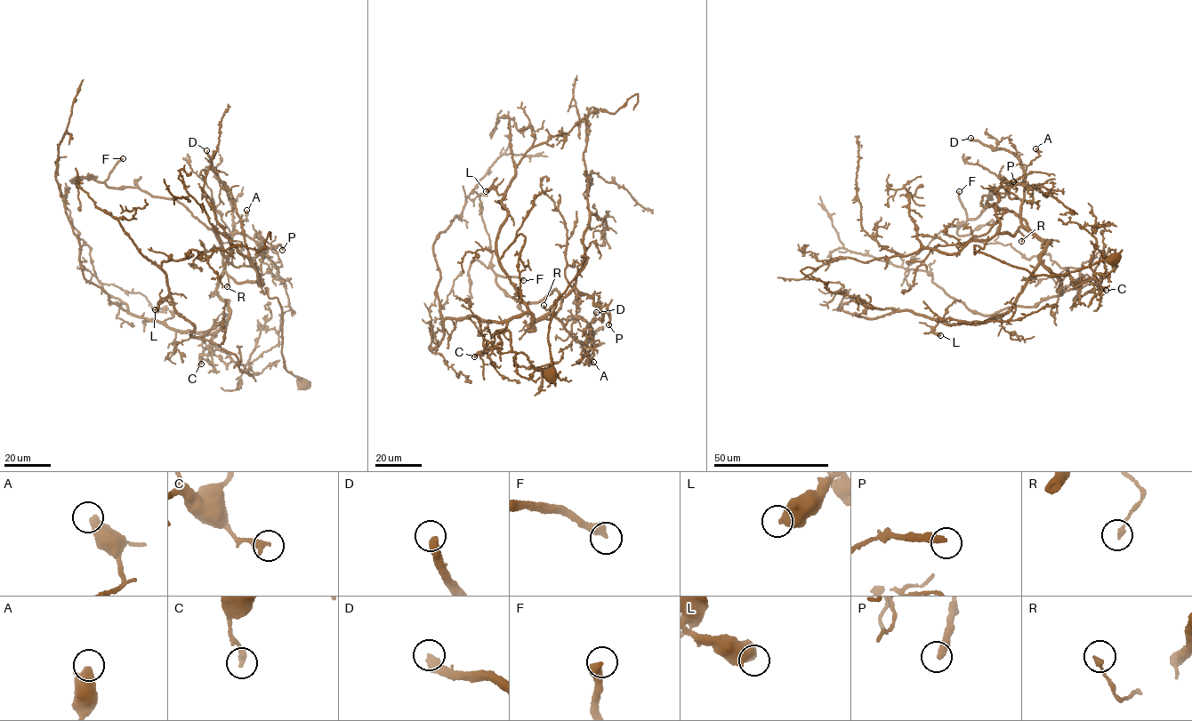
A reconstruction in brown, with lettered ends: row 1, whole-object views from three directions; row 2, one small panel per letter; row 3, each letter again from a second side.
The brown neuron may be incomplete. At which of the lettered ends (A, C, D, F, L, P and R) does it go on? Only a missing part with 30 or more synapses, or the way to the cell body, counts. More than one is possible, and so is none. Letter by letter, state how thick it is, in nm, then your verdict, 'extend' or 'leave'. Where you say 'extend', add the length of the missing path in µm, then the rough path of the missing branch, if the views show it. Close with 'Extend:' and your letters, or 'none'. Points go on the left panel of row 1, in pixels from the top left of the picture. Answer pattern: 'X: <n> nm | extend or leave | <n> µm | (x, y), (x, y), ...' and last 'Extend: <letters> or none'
A: 500 nm | leave
C: 320 nm | leave
D: 420 nm | leave
F: 480 nm | leave
L: 550 nm | leave
P: 360 nm | leave
R: 200 nm | leave
Extend: none

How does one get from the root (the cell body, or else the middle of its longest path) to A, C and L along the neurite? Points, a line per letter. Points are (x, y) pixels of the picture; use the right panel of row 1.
A: (1113, 258), (1035, 276), (974, 253), (974, 245), (1012, 236), (1021, 225), (1035, 148)
C: (1113, 258), (1035, 276), (975, 254), (974, 245), (1025, 228), (1050, 241), (1041, 260), (1053, 273), (1106, 290)
L: (1113, 258), (1034, 275), (974, 253), (998, 234), (1050, 242), (1009, 309), (934, 320), (940, 335)

